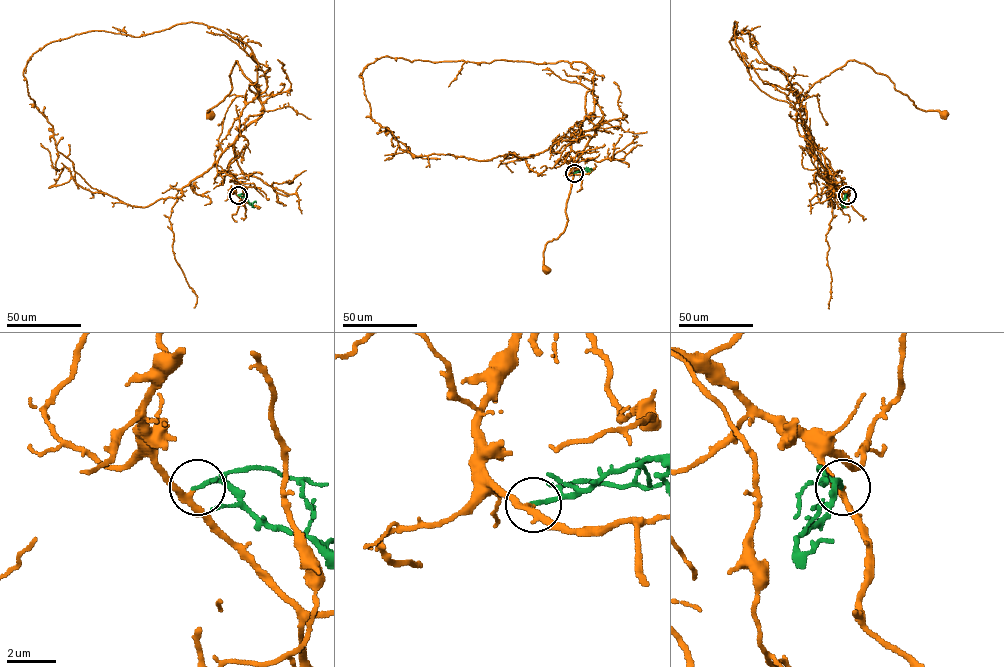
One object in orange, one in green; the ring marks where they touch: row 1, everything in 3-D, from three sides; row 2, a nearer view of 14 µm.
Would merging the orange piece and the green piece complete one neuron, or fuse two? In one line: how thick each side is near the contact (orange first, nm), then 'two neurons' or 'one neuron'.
200/180 nm | two neurons

